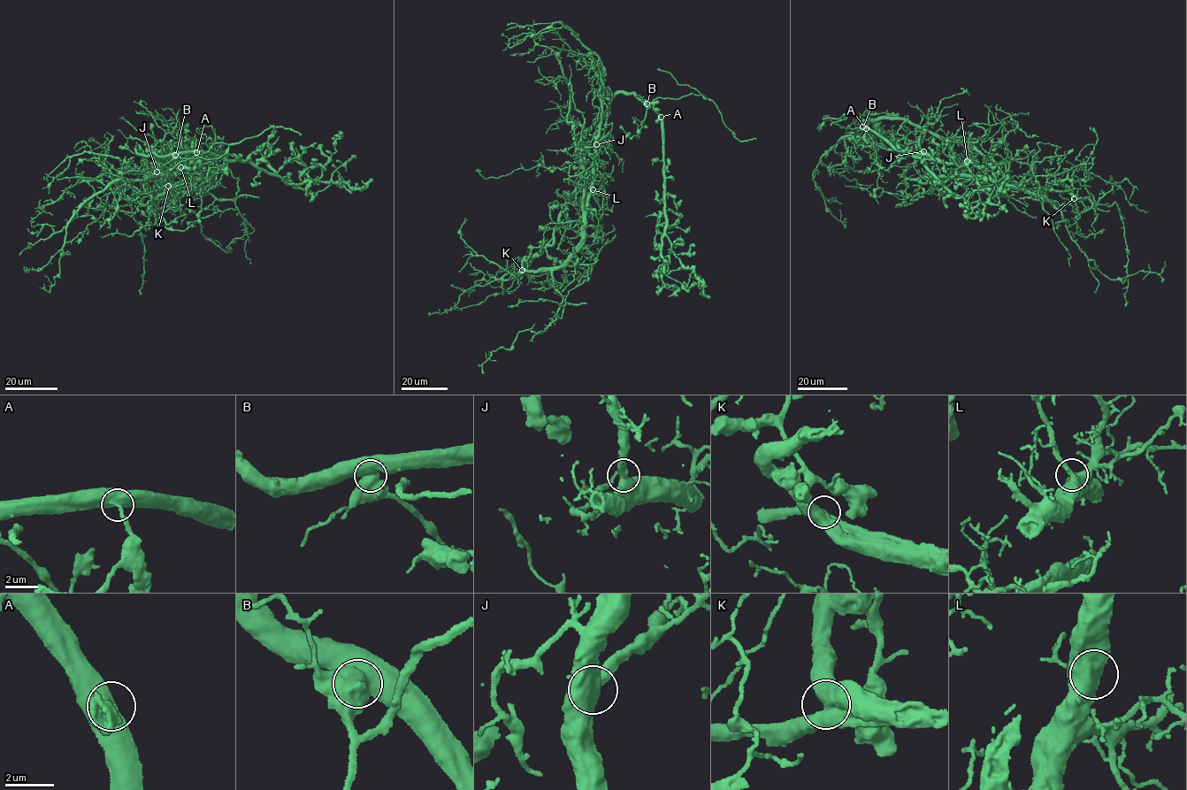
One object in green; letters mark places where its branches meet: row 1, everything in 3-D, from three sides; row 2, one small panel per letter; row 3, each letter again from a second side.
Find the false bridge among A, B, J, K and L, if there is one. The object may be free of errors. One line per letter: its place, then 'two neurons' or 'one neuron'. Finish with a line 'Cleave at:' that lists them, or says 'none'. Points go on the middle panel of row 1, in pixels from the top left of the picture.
A: at (661, 117); one neuron
B: at (647, 103); two neurons
J: at (596, 144); one neuron
K: at (522, 270); one neuron
L: at (593, 189); one neuron
Cleave at: B

